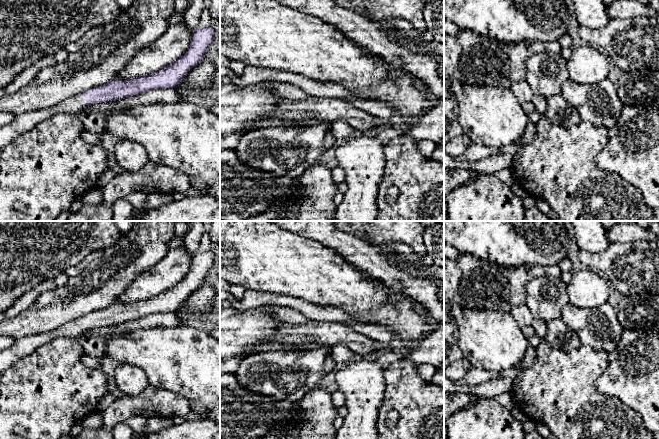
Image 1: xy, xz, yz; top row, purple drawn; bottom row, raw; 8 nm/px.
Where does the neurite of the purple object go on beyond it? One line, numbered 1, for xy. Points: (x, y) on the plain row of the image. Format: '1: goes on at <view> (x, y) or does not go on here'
1: goes on at xy (22, 347)

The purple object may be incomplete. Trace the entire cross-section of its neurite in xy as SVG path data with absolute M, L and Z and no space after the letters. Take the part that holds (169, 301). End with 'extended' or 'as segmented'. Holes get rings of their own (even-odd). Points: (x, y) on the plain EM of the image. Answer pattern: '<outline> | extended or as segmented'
M213 249L207 252L195 253L188 275L173 288L153 298L127 305L113 303L103 310L94 311L52 332L17 339L11 347L0 351L0 374L21 358L28 356L39 346L55 339L61 337L77 338L86 329L116 325L153 313L176 313L187 297L204 284L204 280L213 266L215 258Z | extended

